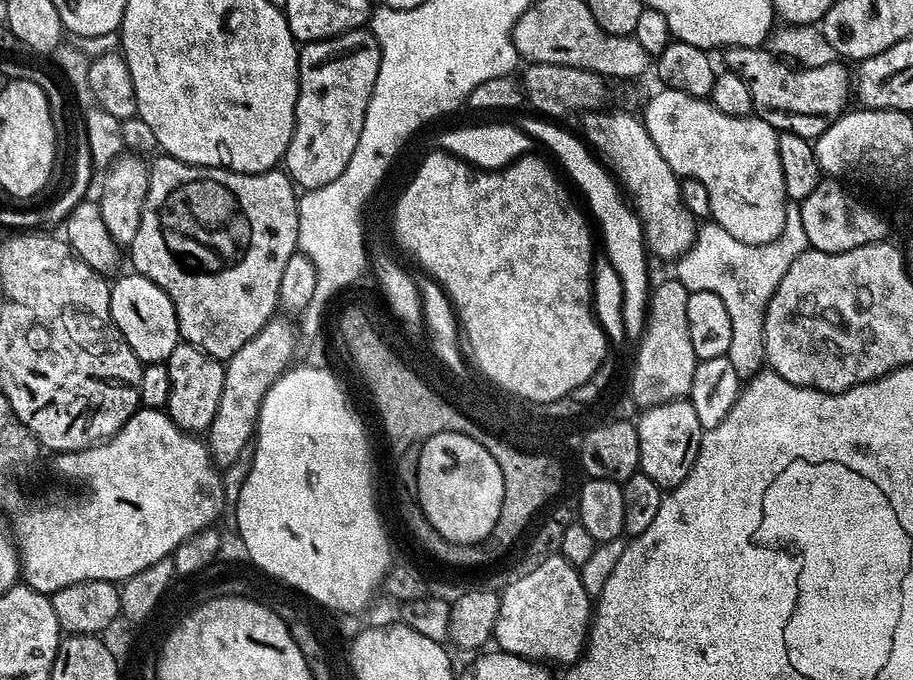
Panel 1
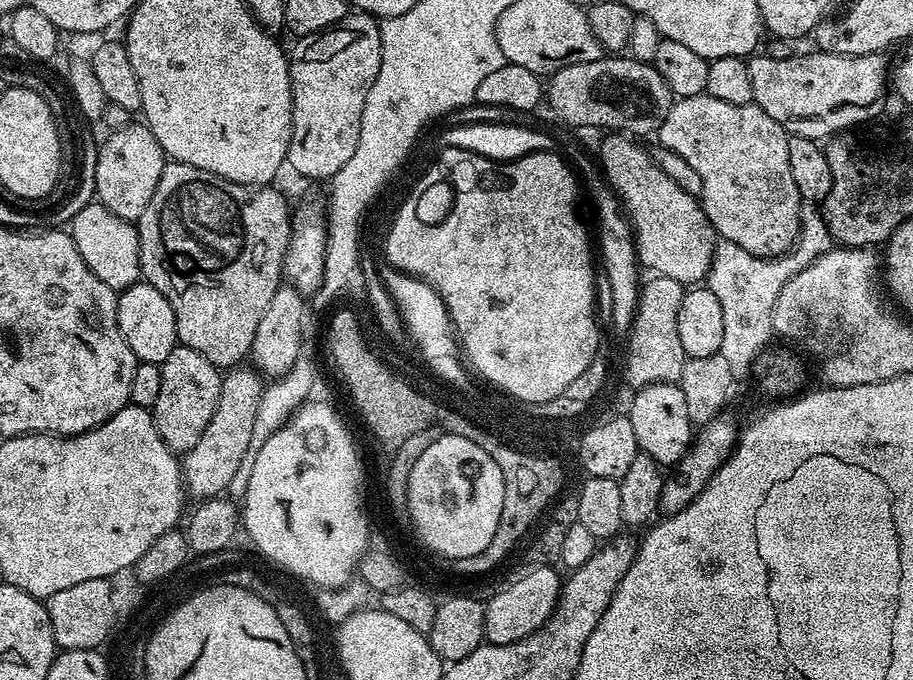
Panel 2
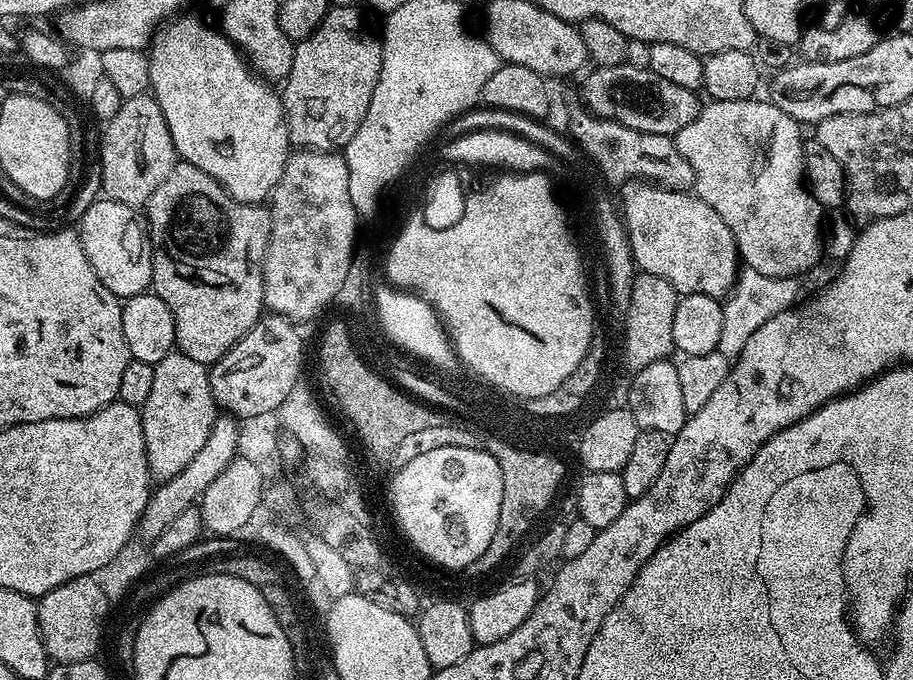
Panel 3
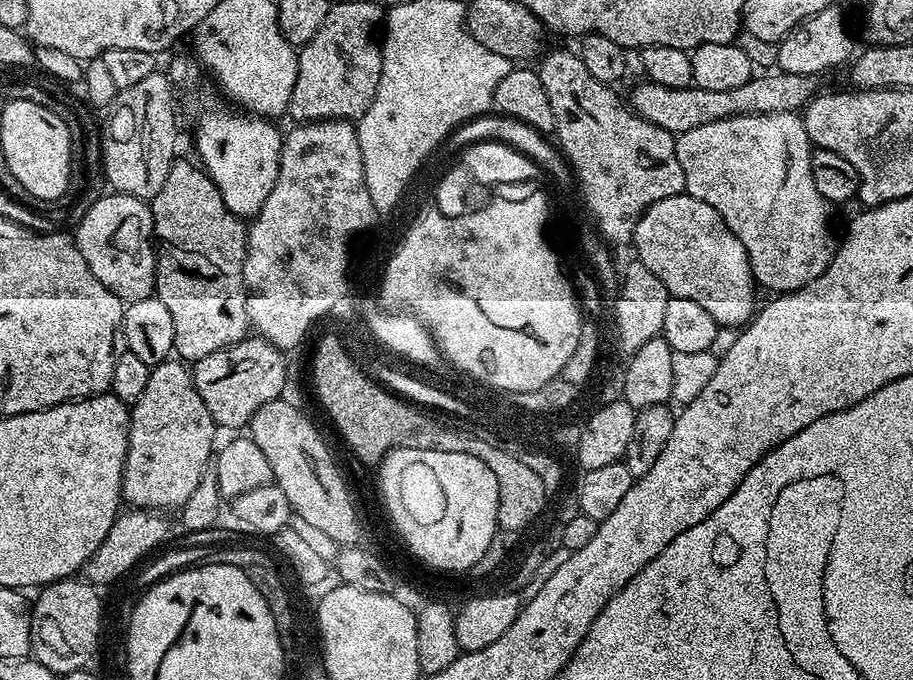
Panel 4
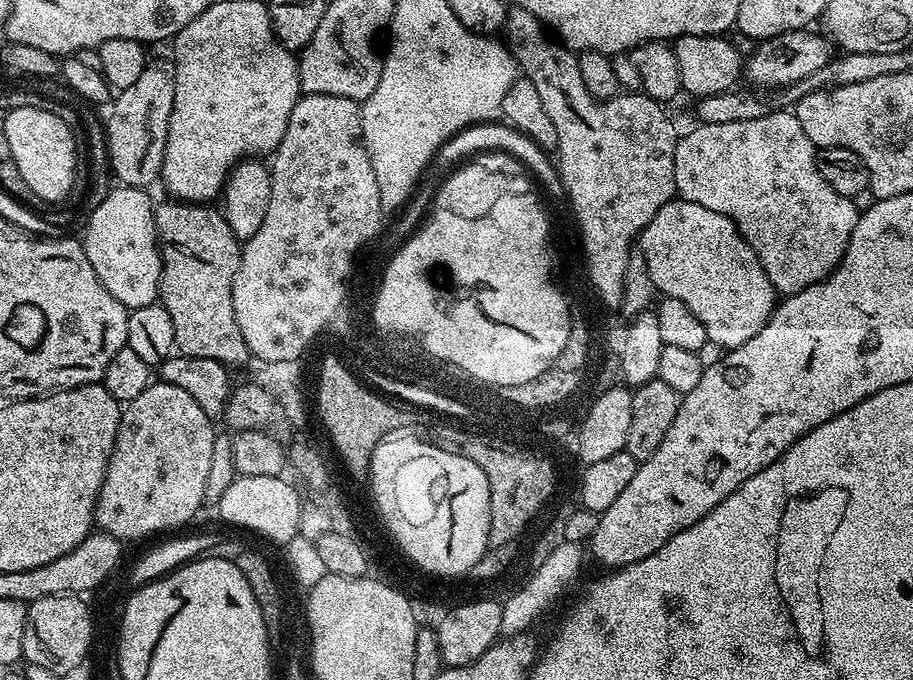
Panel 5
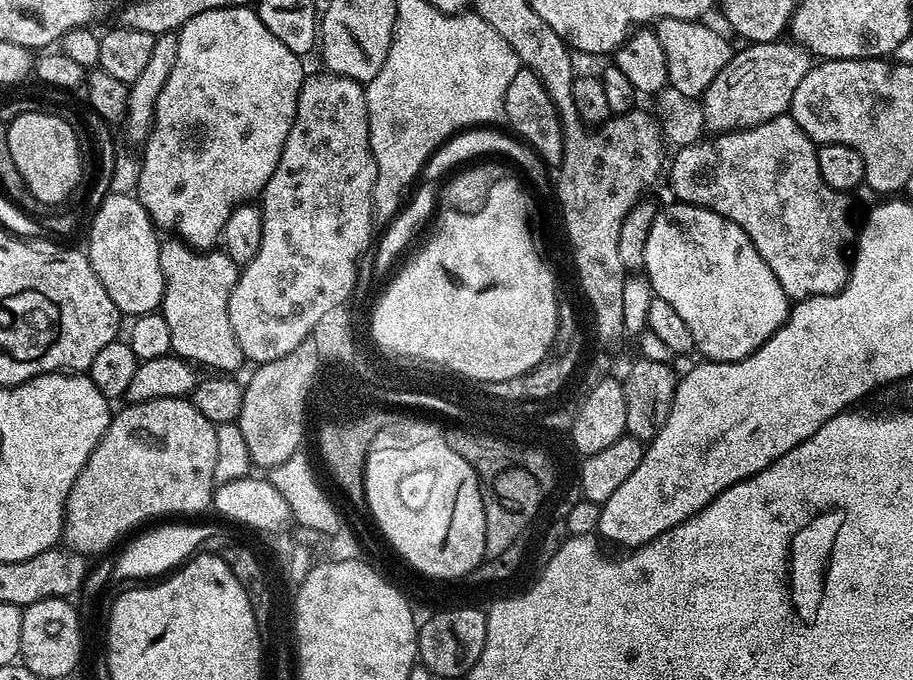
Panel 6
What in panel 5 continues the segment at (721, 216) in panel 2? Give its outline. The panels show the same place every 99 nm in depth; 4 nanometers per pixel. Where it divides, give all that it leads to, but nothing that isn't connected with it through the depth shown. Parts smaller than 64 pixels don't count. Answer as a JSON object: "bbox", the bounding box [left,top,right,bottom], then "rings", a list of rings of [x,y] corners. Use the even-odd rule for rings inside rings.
{"bbox":[674,110,858,296],"rings":[[[774,110],[762,118],[750,118],[746,122],[726,122],[725,124],[700,124],[693,132],[688,132],[679,137],[676,141],[676,153],[674,154],[674,182],[679,199],[698,202],[698,206],[706,206],[706,210],[714,210],[718,214],[728,216],[736,228],[742,234],[742,238],[754,250],[754,254],[760,260],[762,270],[770,278],[770,282],[776,288],[777,293],[784,296],[792,296],[795,292],[806,290],[810,286],[820,283],[827,278],[832,271],[840,265],[840,259],[848,245],[850,234],[856,225],[858,208],[855,208],[853,197],[843,196],[835,192],[828,185],[826,178],[818,174],[816,165],[816,148],[806,138],[798,118],[788,110]]]}

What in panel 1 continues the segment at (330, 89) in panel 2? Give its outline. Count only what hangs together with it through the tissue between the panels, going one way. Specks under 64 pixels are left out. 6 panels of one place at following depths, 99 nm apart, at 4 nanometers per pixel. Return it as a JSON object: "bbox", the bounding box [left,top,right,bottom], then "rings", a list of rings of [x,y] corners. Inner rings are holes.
{"bbox":[282,28,380,189],"rings":[[[355,28],[352,32],[344,32],[340,36],[305,44],[300,48],[300,85],[294,134],[282,161],[283,171],[287,172],[297,189],[321,188],[326,186],[326,182],[334,182],[334,178],[346,170],[346,162],[350,162],[354,146],[358,146],[358,134],[362,134],[366,106],[370,102],[379,69],[380,44],[371,31],[364,28]]]}

